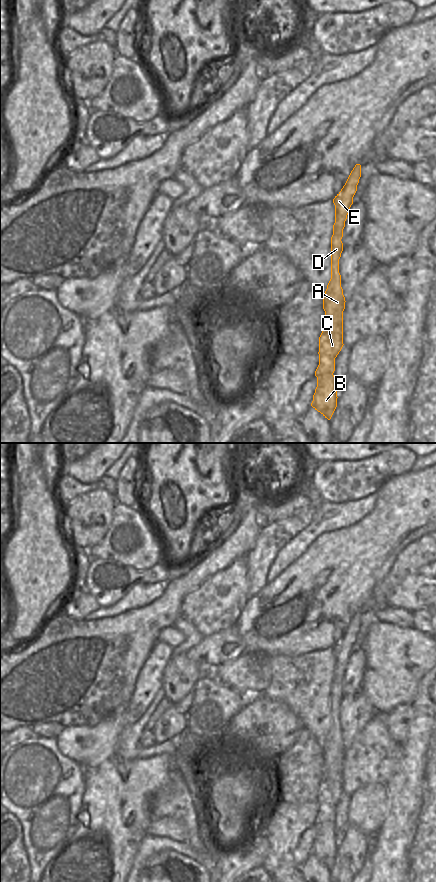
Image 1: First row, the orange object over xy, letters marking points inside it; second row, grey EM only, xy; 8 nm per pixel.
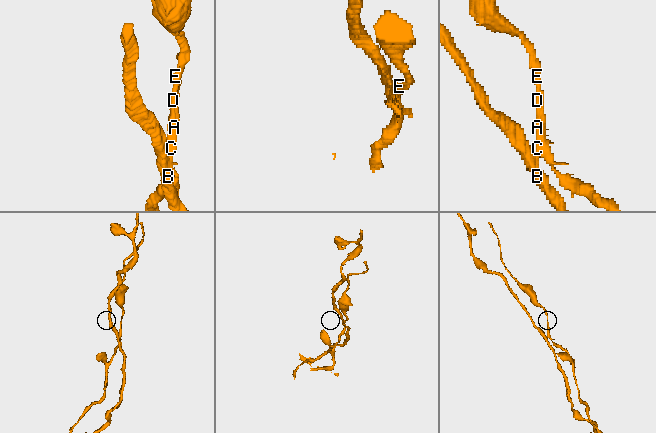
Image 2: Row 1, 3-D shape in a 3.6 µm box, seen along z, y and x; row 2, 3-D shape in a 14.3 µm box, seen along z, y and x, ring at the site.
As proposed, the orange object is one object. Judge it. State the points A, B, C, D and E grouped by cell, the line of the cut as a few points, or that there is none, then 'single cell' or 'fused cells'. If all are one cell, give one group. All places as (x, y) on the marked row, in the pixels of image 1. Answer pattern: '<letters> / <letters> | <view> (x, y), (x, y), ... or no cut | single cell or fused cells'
A C D E / B | xy (319, 353), (325, 353), (334, 358) | fused cells

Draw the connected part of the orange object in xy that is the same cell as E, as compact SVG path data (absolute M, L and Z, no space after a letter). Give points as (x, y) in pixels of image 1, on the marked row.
M356 164L351 171L345 185L333 199L335 205L335 223L331 237L331 279L327 285L323 297L323 331L319 337L318 354L326 354L330 358L336 358L343 347L343 311L345 309L345 297L341 287L341 275L339 273L339 259L343 251L343 229L353 204L353 197L357 191L357 185L361 177L361 165Z

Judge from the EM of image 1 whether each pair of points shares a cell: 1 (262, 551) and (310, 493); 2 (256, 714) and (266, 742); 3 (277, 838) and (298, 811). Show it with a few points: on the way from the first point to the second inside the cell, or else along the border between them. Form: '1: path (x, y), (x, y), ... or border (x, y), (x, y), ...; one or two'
1: path (278, 535), (298, 523), (312, 509); one
2: path (262, 721), (266, 727), (266, 735); one
3: path (283, 831), (295, 818); one

